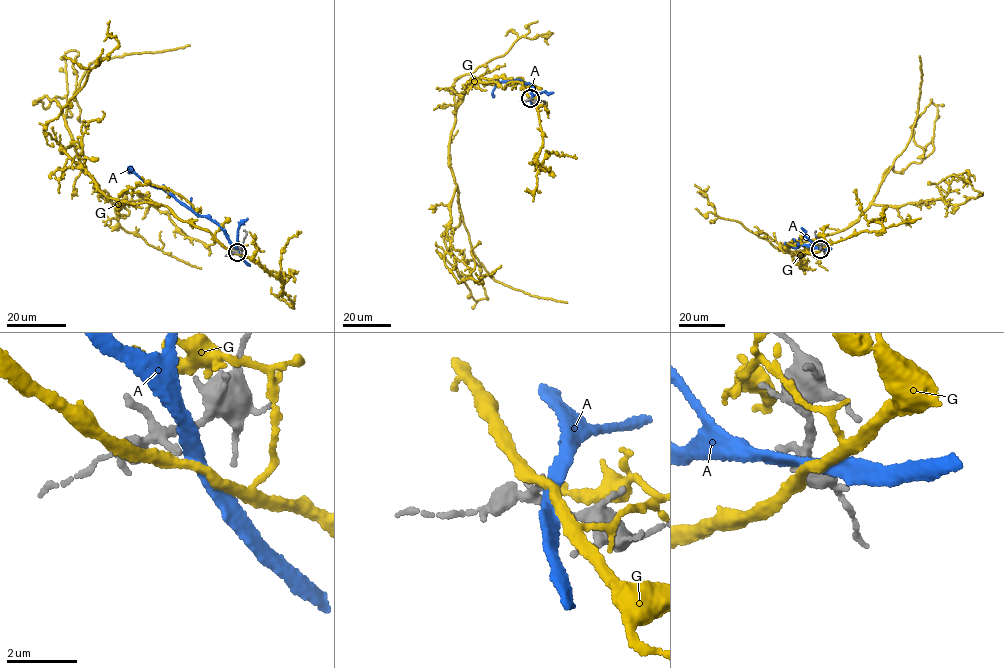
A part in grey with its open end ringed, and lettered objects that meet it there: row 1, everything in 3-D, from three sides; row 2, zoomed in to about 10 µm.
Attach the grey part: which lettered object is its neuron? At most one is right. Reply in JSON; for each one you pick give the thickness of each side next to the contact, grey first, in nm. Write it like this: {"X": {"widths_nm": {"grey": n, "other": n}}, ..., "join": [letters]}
{"join": []}

